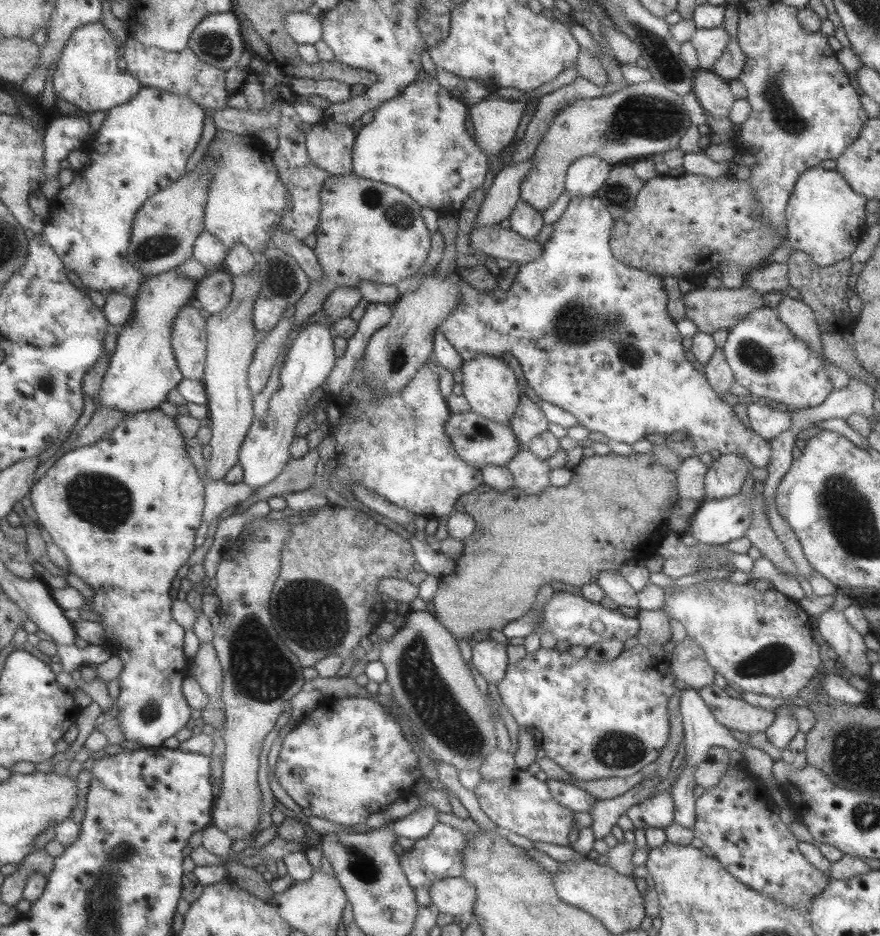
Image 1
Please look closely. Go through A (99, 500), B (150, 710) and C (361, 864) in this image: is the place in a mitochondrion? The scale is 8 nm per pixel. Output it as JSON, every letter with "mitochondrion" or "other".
{"A":"mitochondrion","B":"mitochondrion","C":"mitochondrion"}

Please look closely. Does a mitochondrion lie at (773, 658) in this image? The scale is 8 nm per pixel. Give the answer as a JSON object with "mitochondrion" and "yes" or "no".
{"mitochondrion":"yes"}

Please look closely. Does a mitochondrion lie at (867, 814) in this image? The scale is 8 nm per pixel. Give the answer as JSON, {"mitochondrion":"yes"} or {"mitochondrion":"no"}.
{"mitochondrion":"yes"}

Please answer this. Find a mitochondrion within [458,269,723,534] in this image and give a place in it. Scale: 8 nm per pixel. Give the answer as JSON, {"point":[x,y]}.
{"point":[575,324]}

